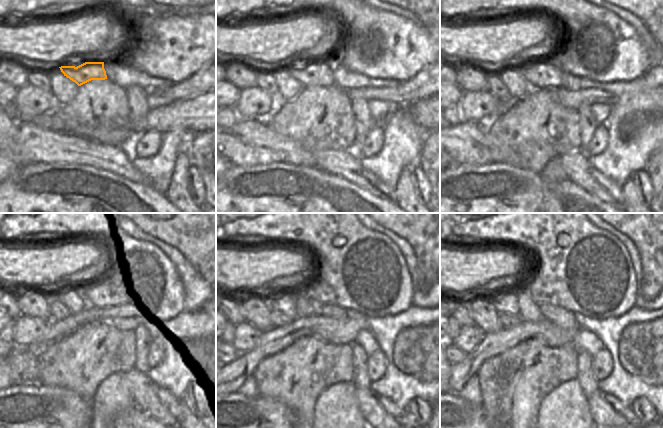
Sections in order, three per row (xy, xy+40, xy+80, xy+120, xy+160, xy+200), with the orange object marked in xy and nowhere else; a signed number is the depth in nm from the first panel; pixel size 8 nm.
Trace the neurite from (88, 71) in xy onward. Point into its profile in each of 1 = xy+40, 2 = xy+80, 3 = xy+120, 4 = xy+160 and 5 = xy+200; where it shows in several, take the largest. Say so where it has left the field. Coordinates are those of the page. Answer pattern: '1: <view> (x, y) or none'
1: xy+40 (317, 72)
2: xy+80 (545, 74)
3: xy+120 (99, 297)
4: xy+160 (331, 310)
5: xy+200 (562, 317)

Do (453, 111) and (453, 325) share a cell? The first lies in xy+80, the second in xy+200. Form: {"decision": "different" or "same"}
{"decision": "same"}

